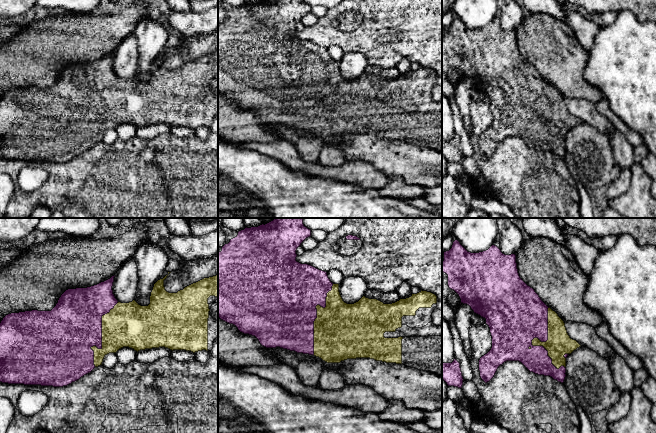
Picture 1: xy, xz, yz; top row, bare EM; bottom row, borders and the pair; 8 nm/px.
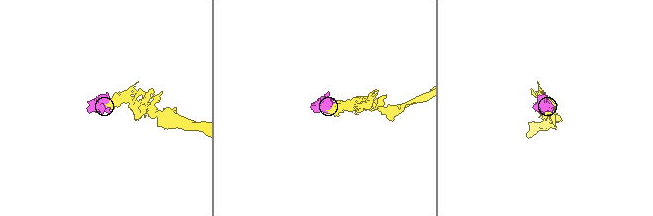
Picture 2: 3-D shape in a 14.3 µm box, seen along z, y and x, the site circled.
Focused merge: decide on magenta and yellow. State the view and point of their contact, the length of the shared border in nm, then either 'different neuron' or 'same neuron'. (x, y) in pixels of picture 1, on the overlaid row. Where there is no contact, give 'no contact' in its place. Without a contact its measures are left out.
yz (537, 337) | 500 nm | same neuron

